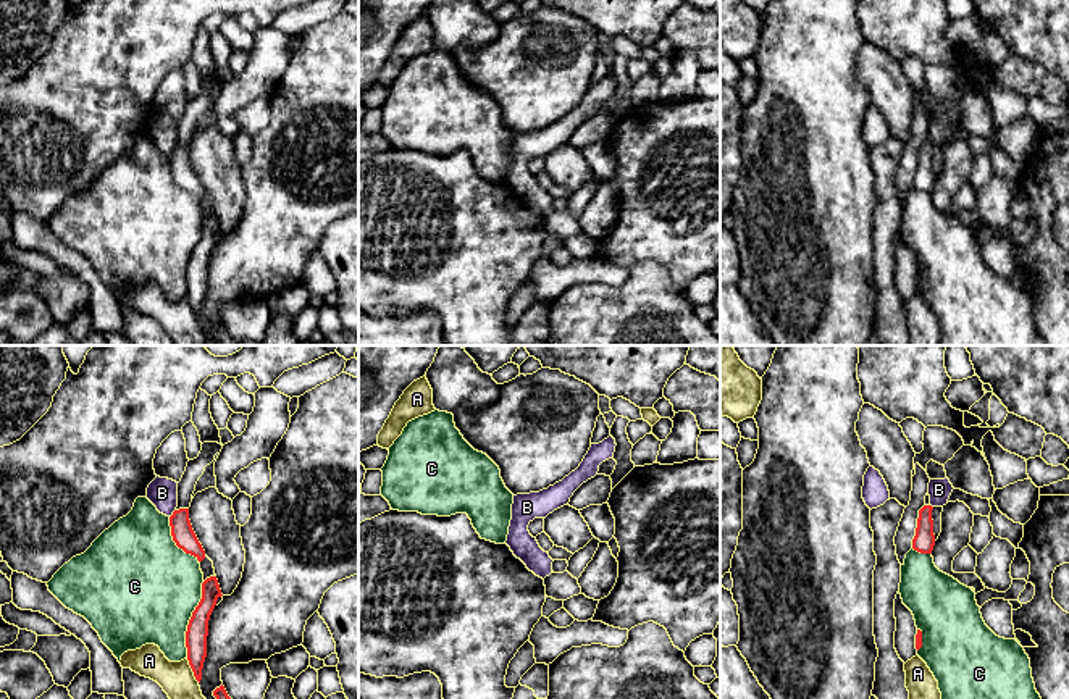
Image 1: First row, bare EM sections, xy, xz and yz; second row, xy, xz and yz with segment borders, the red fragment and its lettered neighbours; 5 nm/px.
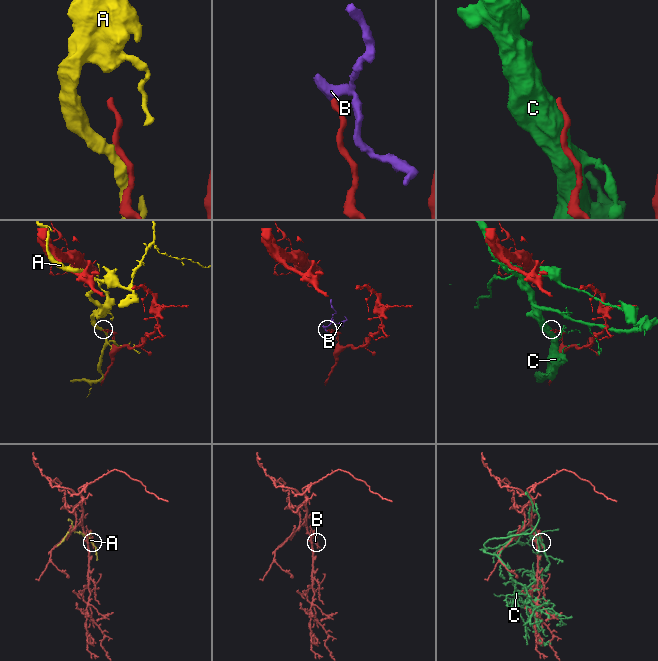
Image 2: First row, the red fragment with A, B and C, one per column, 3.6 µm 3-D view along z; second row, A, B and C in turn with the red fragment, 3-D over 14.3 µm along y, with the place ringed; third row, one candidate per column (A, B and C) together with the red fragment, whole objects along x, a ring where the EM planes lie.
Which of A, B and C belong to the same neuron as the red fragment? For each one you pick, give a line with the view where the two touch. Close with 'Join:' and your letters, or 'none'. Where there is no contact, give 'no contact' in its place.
Join: none

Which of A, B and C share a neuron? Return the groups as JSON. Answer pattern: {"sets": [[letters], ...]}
{"sets": [["A"], ["B"], ["C"]]}

